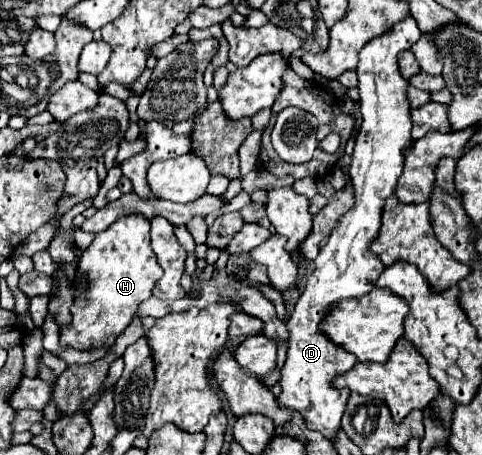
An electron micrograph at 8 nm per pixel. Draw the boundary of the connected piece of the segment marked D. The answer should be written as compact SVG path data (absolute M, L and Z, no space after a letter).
M413 17L403 19L391 31L381 37L375 37L359 51L359 93L361 93L361 131L357 135L353 163L349 167L349 177L355 187L355 207L345 213L337 227L331 231L327 245L321 249L315 259L315 271L309 277L293 315L287 321L289 329L289 349L287 359L281 369L281 389L279 403L287 409L299 411L309 429L321 431L327 439L333 439L333 433L341 427L341 415L345 411L349 393L347 389L335 389L333 379L341 373L347 373L357 365L355 355L343 351L337 343L331 343L323 329L321 321L327 317L327 311L339 301L355 299L367 295L385 265L369 249L371 243L379 237L381 213L385 199L395 193L397 179L403 171L405 151L411 145L411 107L407 99L409 83L399 75L397 55L403 49L409 49L419 41L421 31Z

